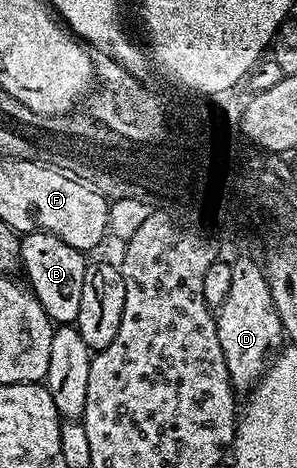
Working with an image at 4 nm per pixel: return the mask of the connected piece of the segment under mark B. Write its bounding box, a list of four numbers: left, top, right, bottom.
[20,232,86,325]

